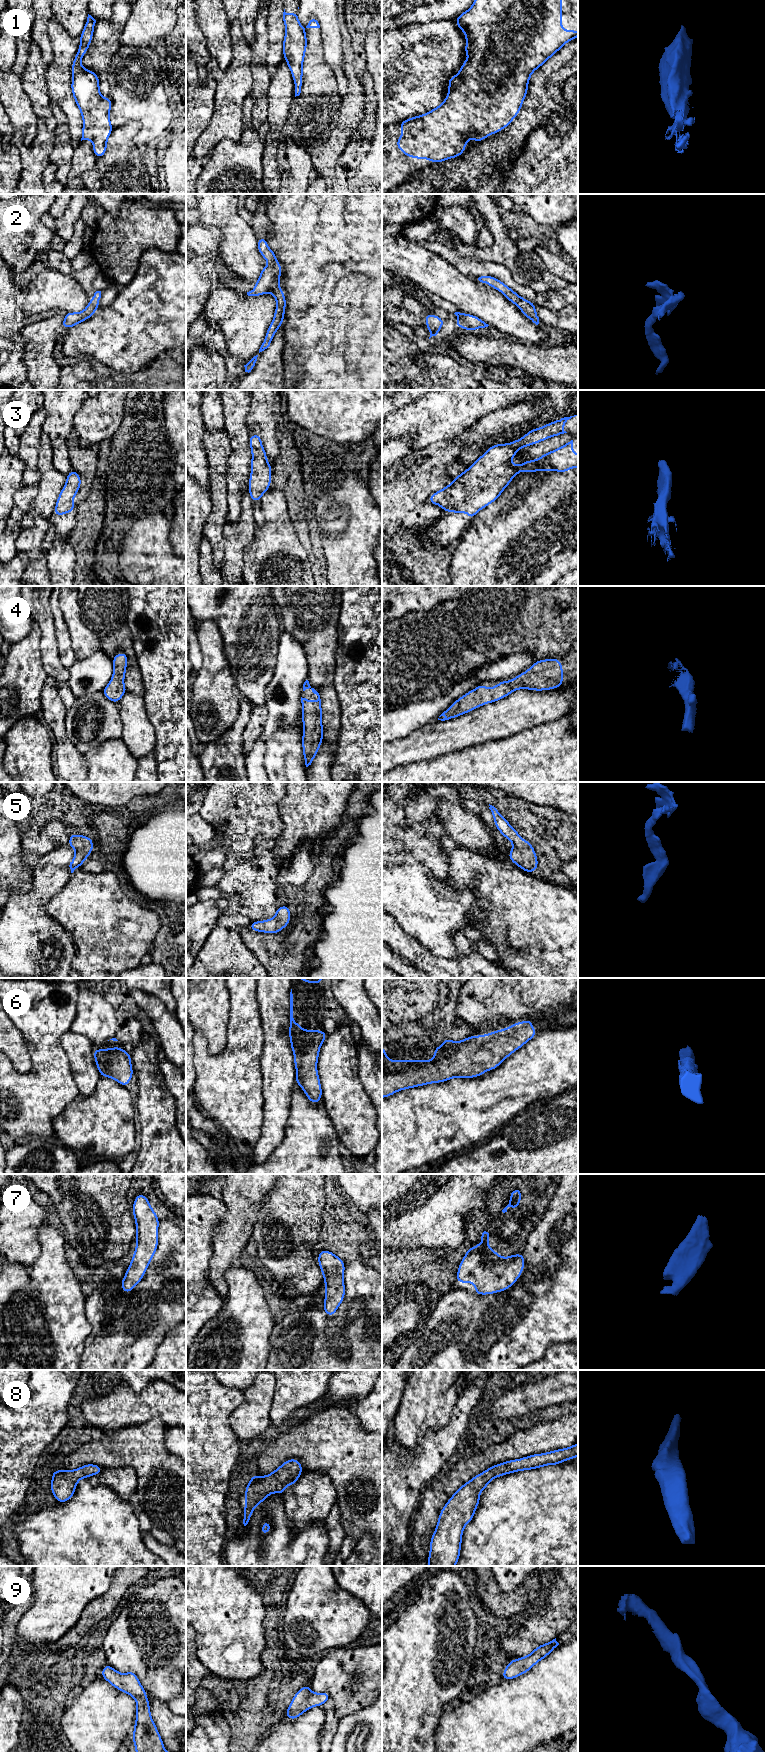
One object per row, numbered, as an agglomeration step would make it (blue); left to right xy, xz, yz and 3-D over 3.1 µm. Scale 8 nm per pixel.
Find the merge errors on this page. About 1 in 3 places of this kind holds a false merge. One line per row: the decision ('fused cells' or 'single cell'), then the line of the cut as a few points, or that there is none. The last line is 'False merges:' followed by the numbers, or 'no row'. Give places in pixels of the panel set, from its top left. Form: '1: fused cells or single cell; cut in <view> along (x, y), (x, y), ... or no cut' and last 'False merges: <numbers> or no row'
1: single cell; no cut
2: single cell; no cut
3: single cell; no cut
4: single cell; no cut
5: single cell; no cut
6: single cell; no cut
7: single cell; no cut
8: single cell; no cut
9: single cell; no cut
False merges: no row

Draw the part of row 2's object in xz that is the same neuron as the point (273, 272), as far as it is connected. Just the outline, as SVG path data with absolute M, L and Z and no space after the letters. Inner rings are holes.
M260 237L257 240L257 247L263 259L270 262L270 265L264 266L260 272L257 283L254 289L247 292L248 296L259 296L263 294L272 293L276 299L276 309L274 312L274 319L266 331L266 337L259 349L259 353L267 349L277 332L284 322L284 315L286 309L286 297L283 289L280 289L279 280L282 273L282 265L277 261L276 254L268 247L265 237Z

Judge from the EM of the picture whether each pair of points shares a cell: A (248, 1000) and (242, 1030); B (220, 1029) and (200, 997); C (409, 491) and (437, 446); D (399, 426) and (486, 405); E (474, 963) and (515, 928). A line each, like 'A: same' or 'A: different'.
A: same
B: same
C: same
D: same
E: different

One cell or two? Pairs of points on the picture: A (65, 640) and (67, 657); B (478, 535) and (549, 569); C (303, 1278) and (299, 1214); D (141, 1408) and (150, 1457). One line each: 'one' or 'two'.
A: one
B: two
C: one
D: two

